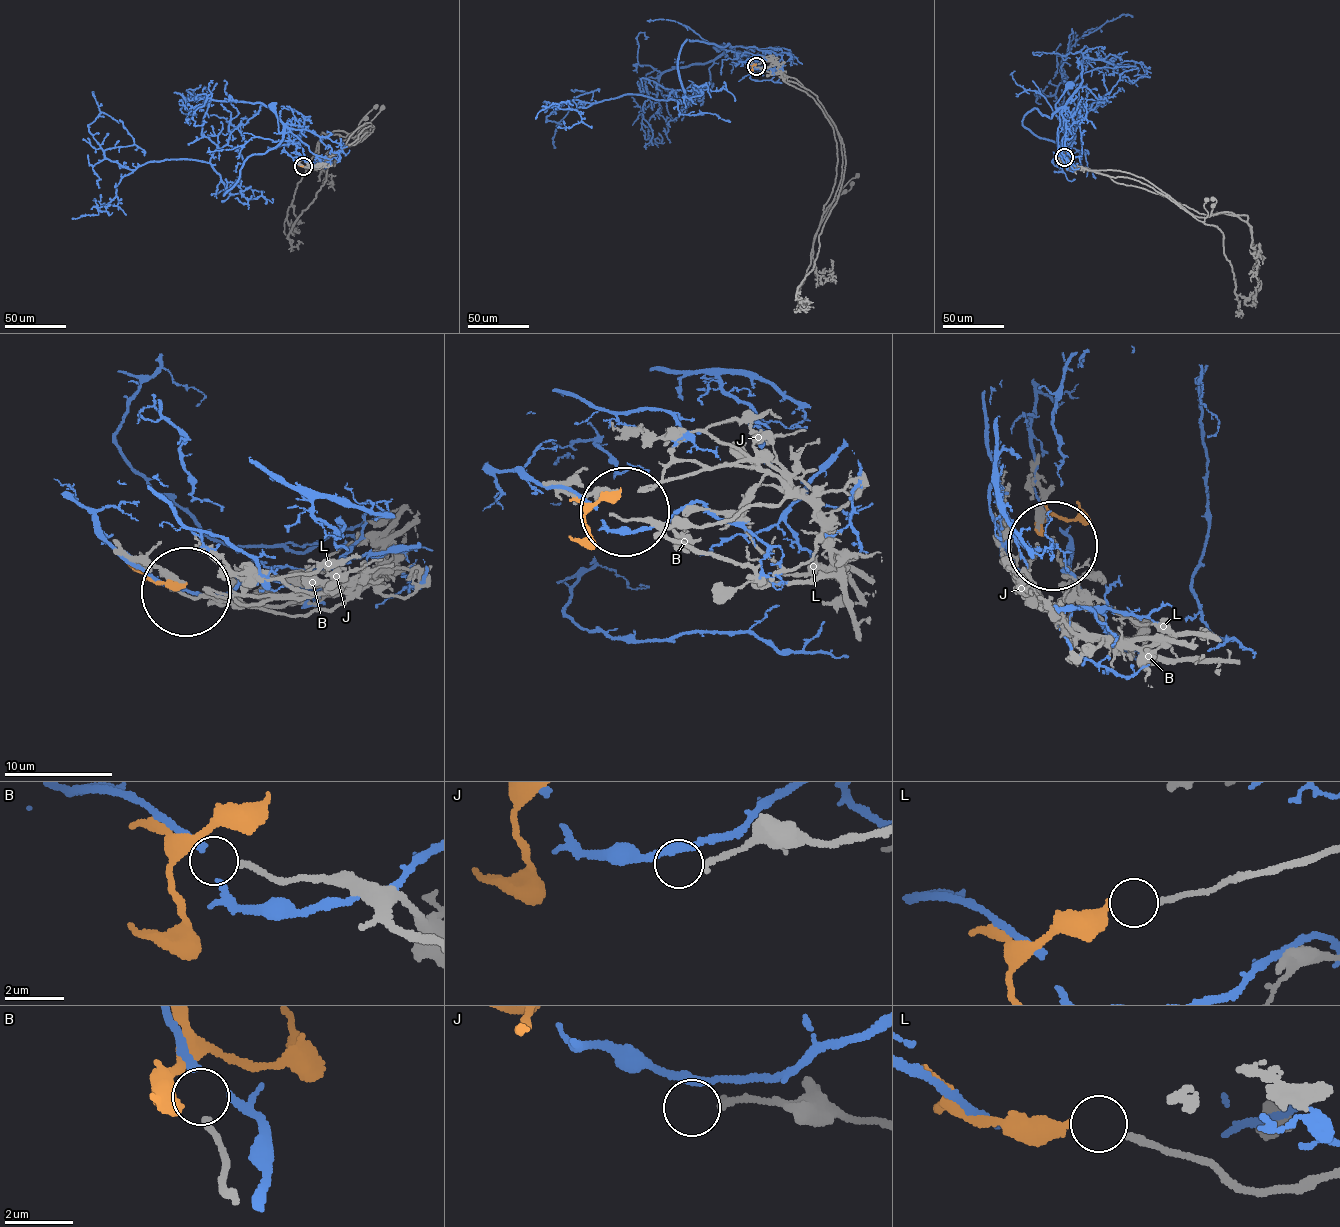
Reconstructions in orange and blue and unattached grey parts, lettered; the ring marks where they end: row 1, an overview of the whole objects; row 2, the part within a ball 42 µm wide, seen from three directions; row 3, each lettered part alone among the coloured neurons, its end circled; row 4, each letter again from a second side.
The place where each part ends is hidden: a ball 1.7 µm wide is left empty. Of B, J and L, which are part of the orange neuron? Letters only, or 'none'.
L

